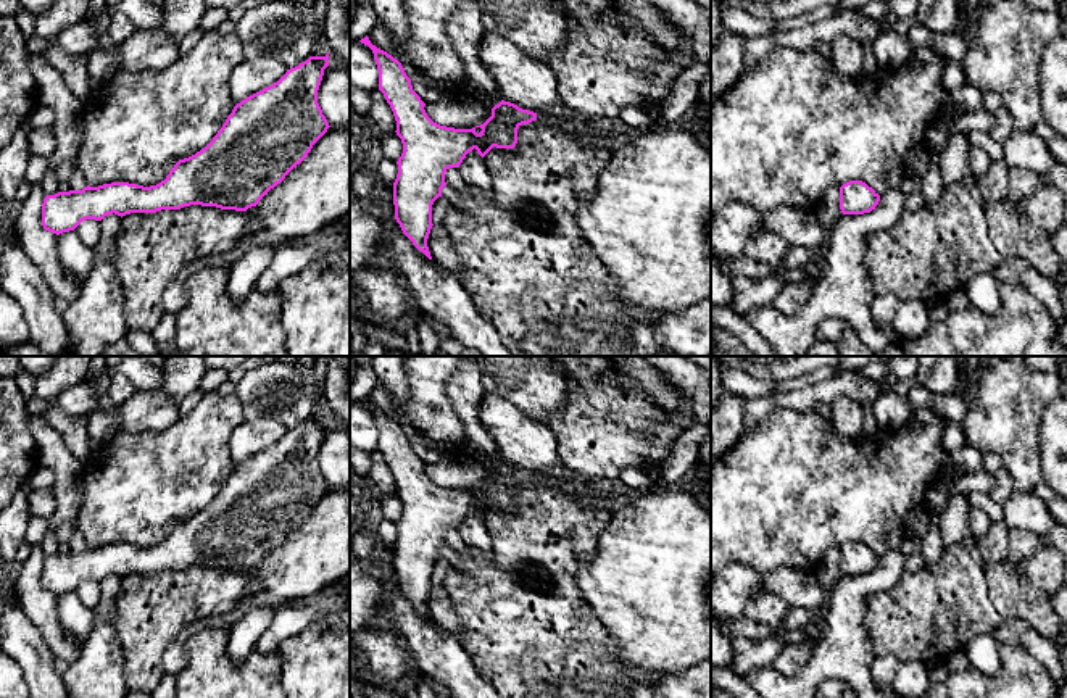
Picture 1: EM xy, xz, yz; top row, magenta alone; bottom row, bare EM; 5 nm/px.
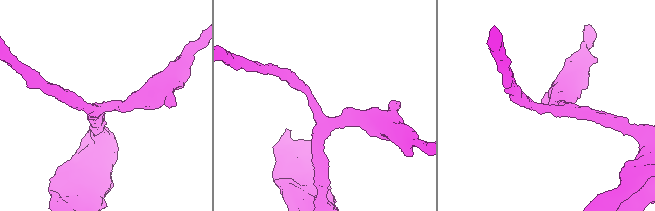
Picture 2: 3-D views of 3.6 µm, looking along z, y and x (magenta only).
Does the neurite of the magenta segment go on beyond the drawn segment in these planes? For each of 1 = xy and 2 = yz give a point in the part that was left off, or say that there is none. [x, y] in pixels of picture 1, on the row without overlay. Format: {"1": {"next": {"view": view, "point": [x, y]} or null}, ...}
{"1": {"next": null}, "2": {"next": null}}

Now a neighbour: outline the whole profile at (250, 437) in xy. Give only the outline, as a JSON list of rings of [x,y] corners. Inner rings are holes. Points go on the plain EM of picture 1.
[[[263,416],[243,421],[230,435],[229,448],[234,464],[272,447],[287,434],[285,426],[272,418]]]

